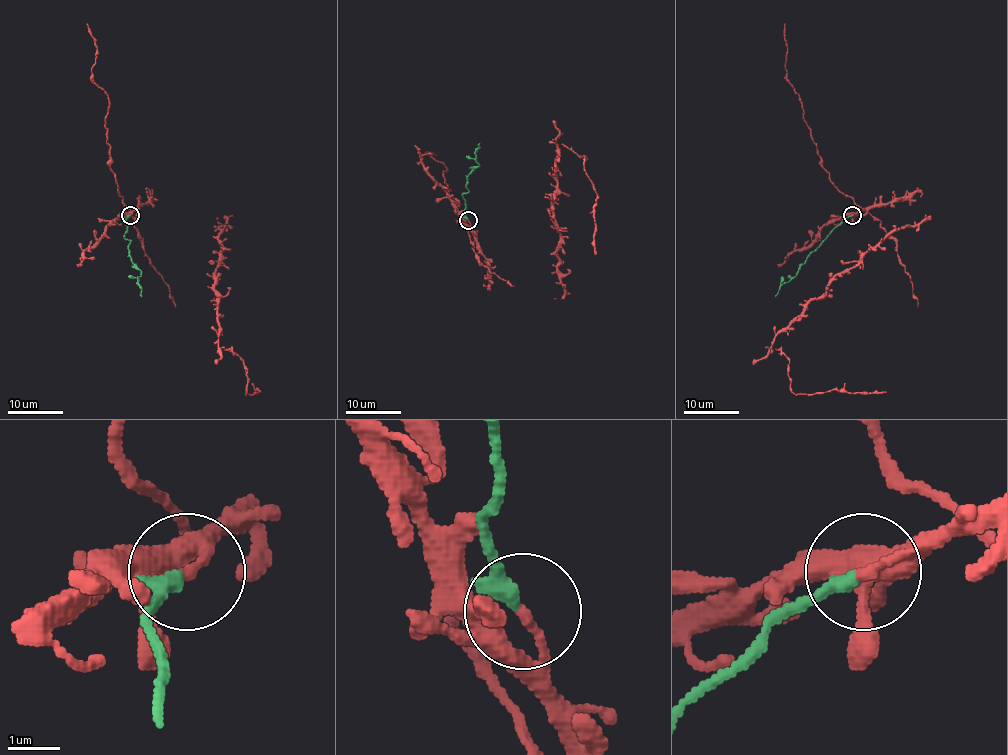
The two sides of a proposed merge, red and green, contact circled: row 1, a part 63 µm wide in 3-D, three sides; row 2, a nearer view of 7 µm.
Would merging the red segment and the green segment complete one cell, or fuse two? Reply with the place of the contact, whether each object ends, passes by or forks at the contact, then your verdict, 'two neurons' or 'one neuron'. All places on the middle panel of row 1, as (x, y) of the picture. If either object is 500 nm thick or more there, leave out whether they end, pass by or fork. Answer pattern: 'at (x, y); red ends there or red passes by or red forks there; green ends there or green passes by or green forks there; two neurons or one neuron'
at (468, 220); red ends there; green ends there; two neurons

